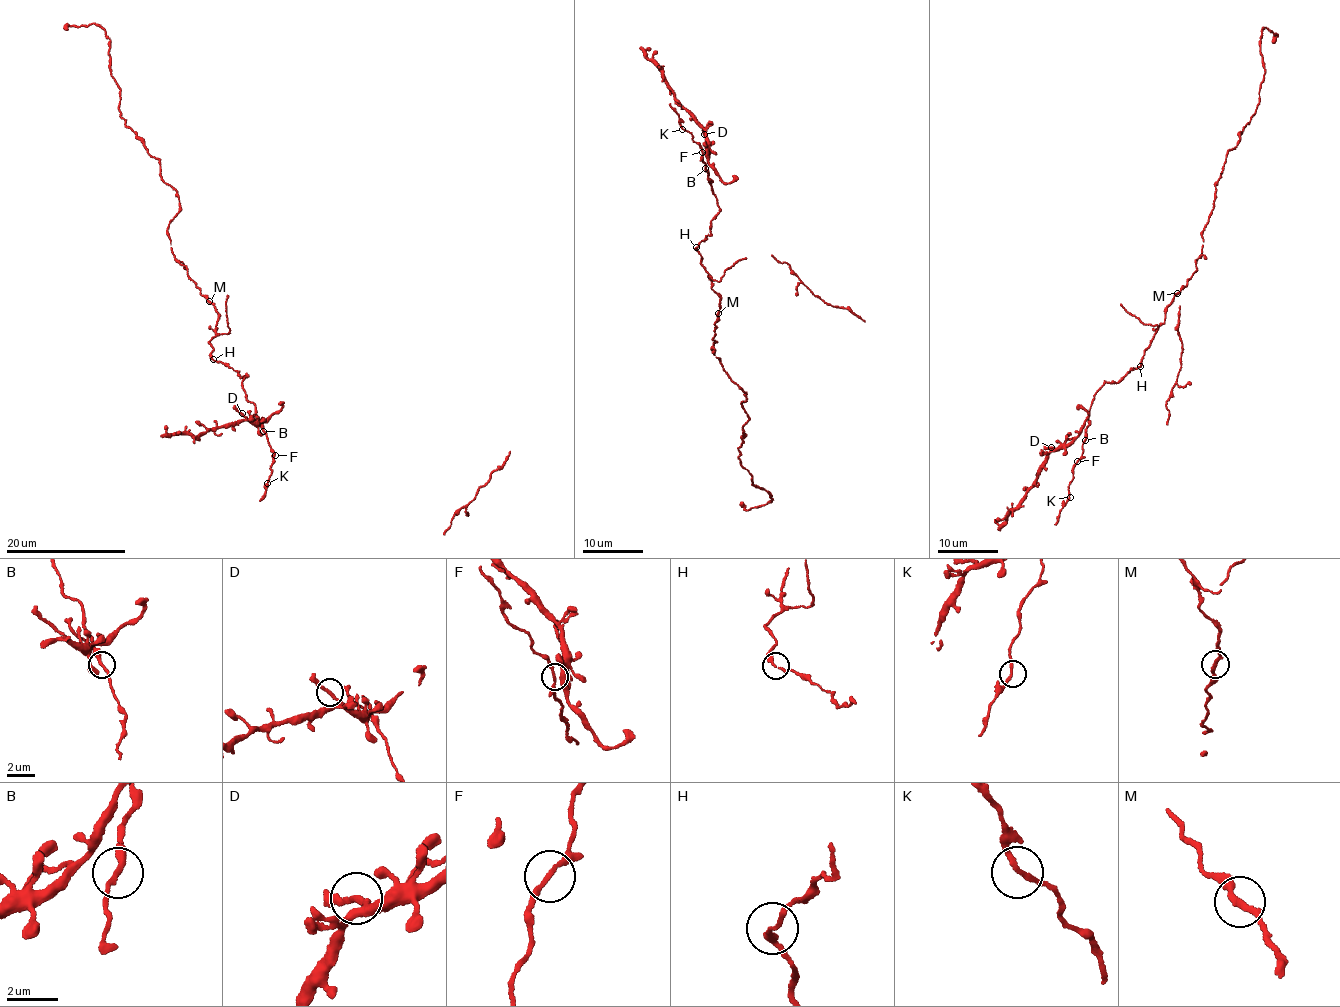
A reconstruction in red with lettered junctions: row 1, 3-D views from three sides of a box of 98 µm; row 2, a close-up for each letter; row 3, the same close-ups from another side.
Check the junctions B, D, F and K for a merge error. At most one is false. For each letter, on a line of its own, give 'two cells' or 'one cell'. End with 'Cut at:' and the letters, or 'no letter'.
B: one cell
D: one cell
F: one cell
K: one cell
Cut at: no letter

